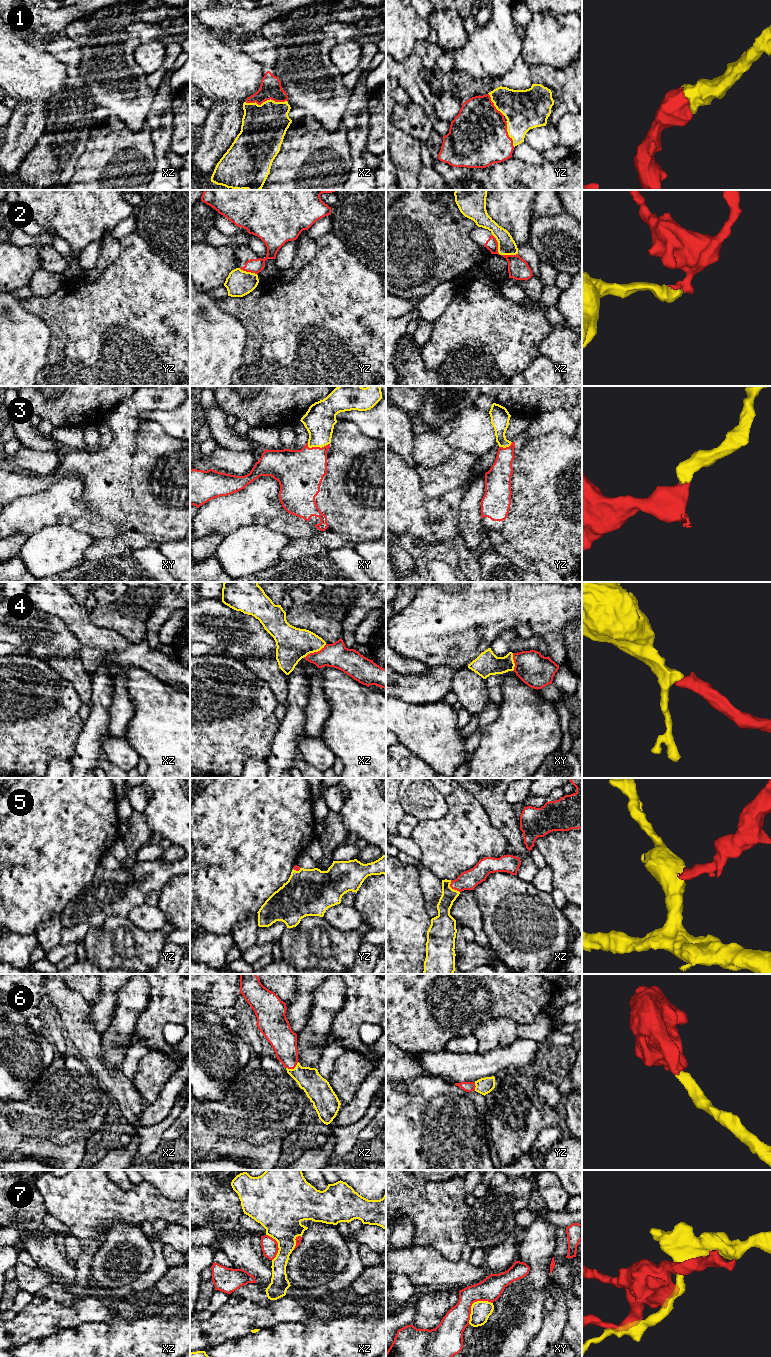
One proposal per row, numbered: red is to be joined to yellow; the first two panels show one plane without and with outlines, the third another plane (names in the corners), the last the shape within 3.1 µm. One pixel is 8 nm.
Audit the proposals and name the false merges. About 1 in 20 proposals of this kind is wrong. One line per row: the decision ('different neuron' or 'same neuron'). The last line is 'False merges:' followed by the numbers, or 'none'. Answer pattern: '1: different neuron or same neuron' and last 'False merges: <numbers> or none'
1: same neuron
2: different neuron
3: same neuron
4: same neuron
5: same neuron
6: same neuron
7: different neuron
False merges: 2, 7

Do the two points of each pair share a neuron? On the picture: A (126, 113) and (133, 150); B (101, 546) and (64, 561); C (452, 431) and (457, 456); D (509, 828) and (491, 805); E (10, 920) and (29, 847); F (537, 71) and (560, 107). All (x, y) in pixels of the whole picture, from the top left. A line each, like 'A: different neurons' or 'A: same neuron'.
A: different neurons
B: different neurons
C: different neurons
D: same neuron
E: same neuron
F: same neuron

